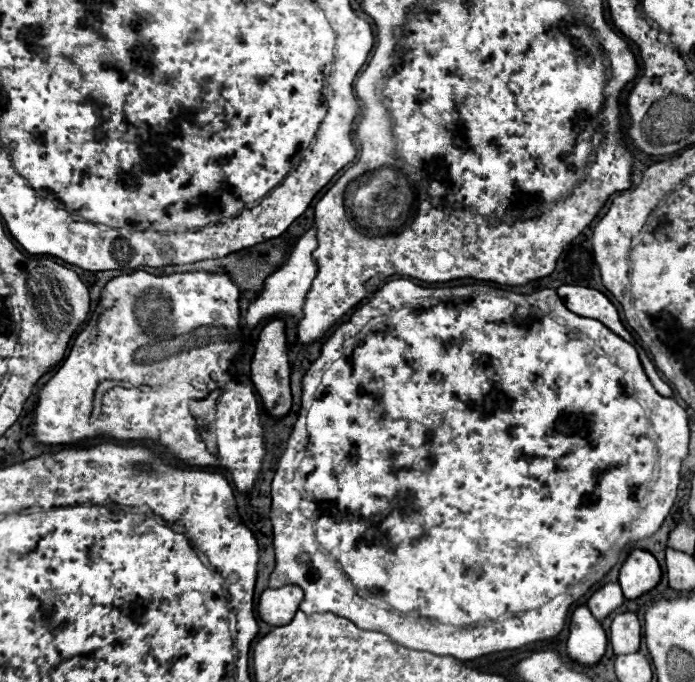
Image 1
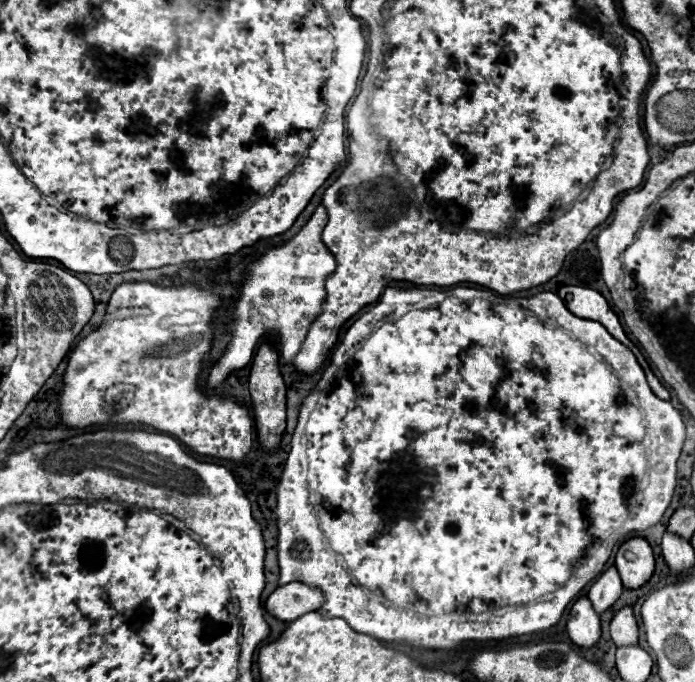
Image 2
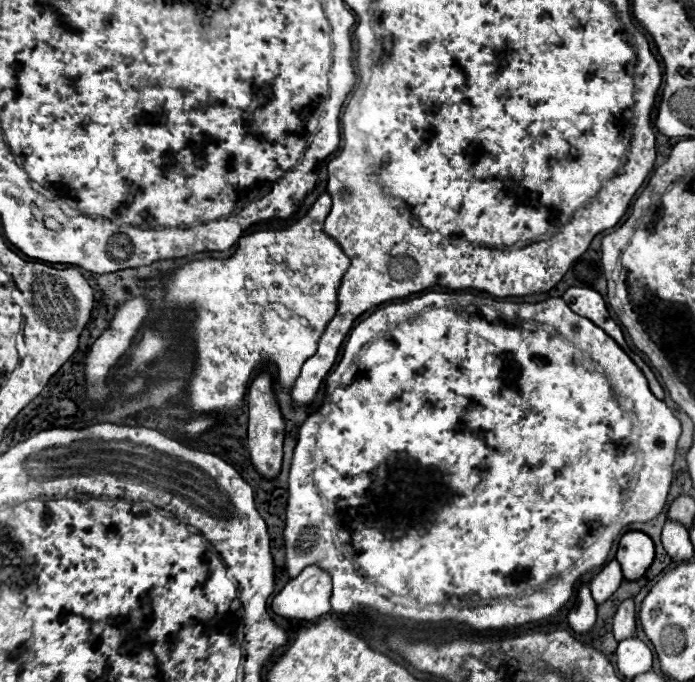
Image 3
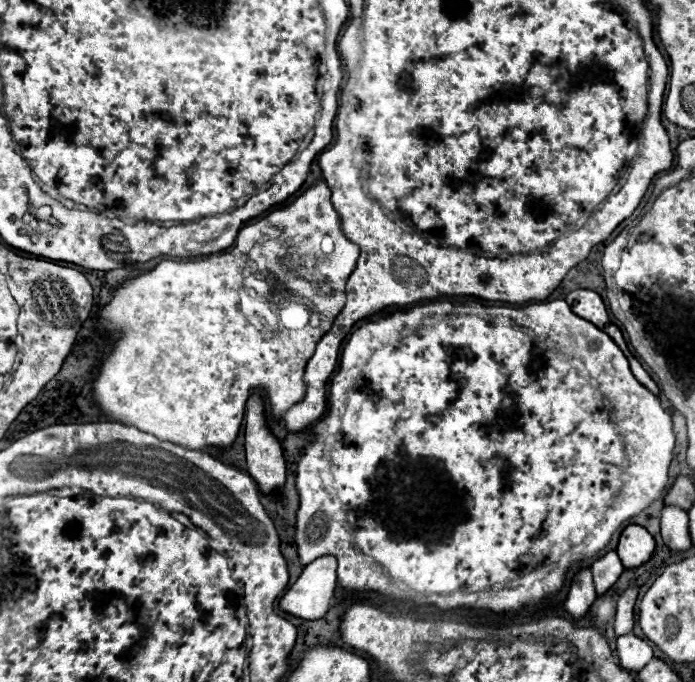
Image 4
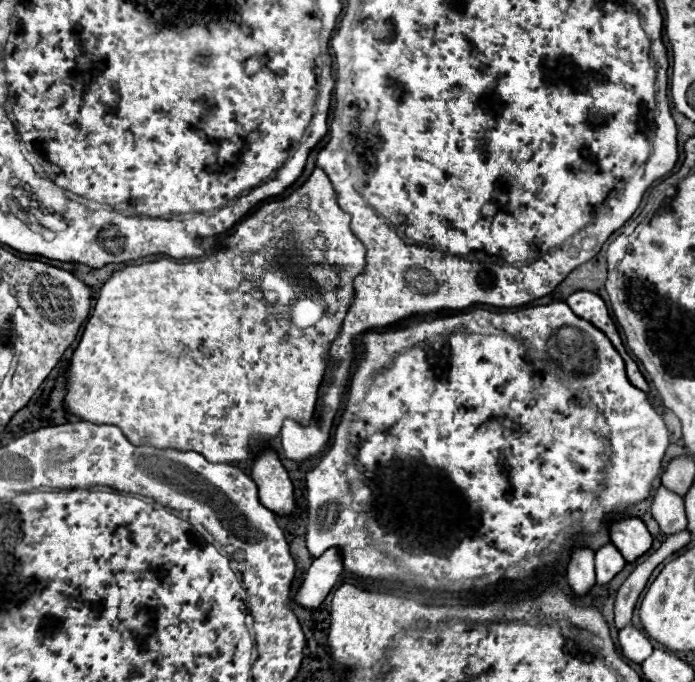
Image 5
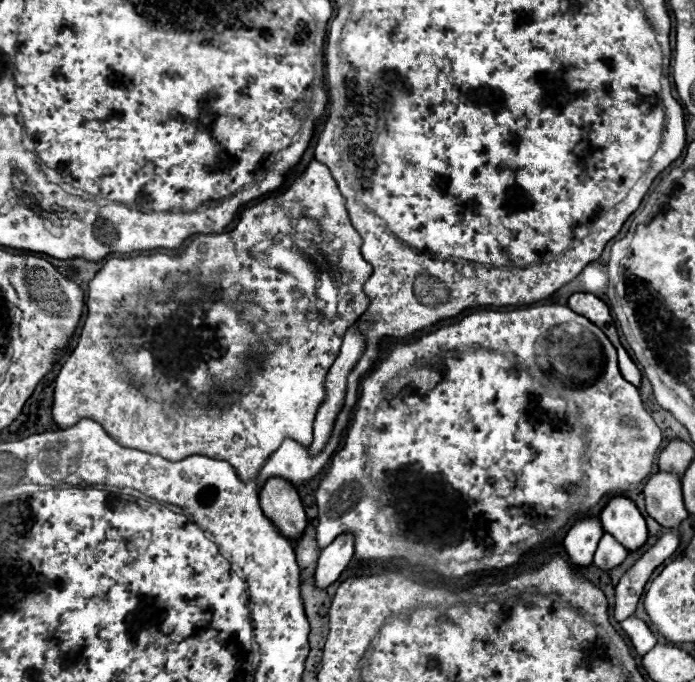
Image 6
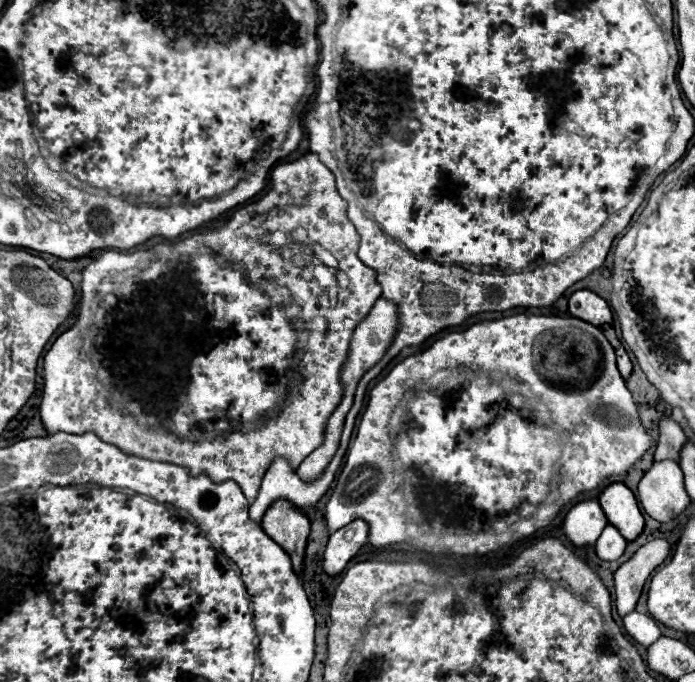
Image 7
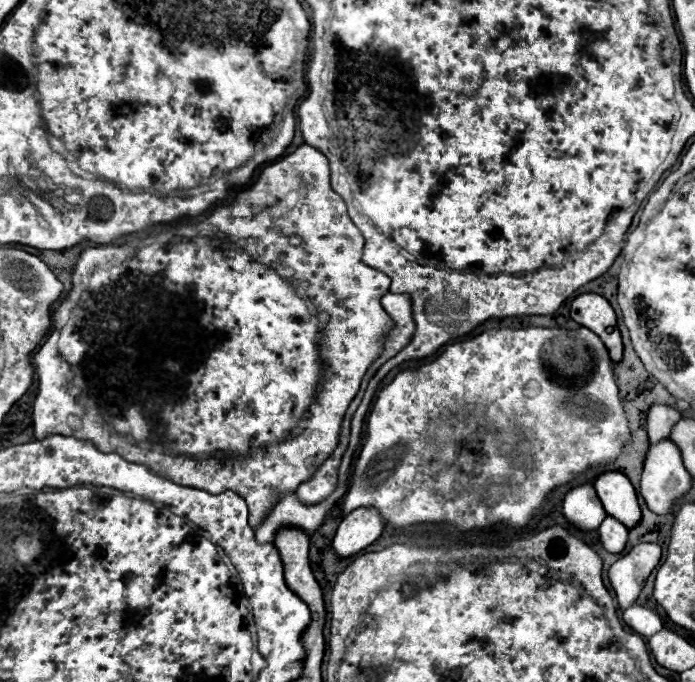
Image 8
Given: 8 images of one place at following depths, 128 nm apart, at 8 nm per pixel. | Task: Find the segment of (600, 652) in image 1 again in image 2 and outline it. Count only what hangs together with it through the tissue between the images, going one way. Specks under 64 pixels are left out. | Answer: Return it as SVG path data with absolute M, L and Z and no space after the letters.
M580 598L572 606L566 630L570 640L580 648L592 648L600 640L600 616L588 598Z

